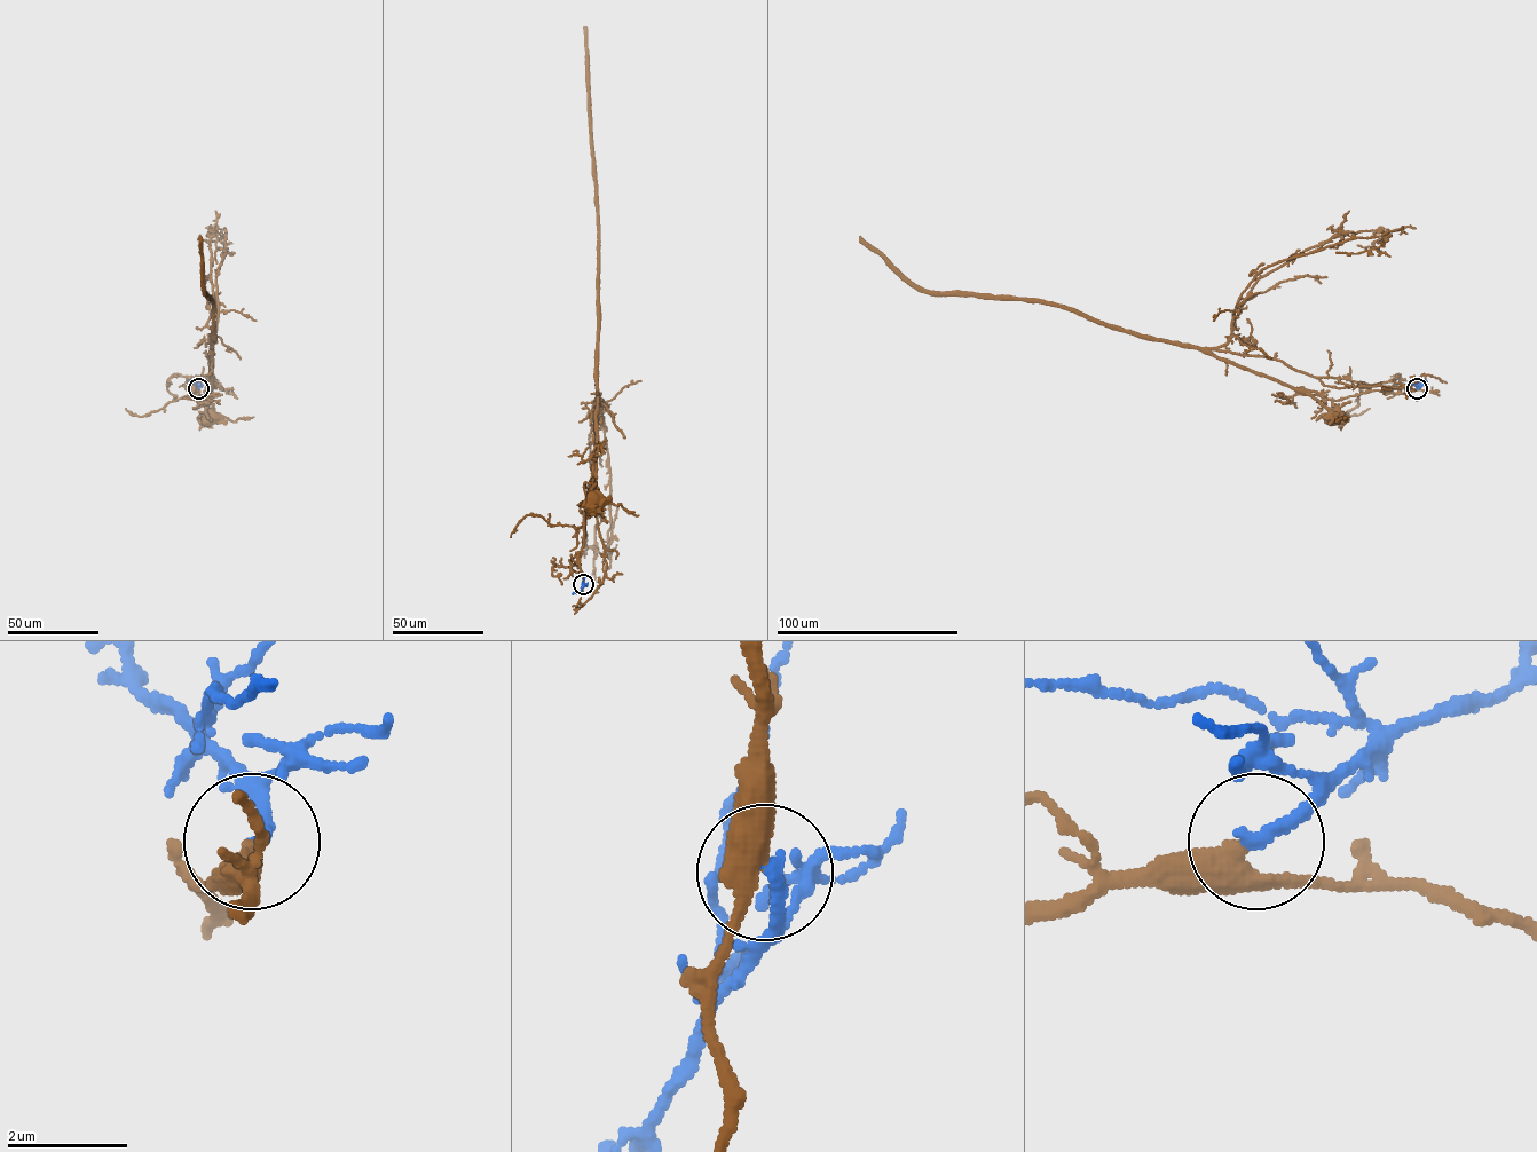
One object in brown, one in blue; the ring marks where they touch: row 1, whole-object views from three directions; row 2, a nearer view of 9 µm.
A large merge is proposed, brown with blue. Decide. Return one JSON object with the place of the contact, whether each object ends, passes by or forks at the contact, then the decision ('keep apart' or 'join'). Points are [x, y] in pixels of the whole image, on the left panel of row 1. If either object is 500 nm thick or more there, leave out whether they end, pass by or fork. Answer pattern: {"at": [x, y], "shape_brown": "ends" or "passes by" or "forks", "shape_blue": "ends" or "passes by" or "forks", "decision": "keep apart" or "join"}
{"at": [198, 388], "shape_brown": "passes by", "shape_blue": "ends", "decision": "join"}

